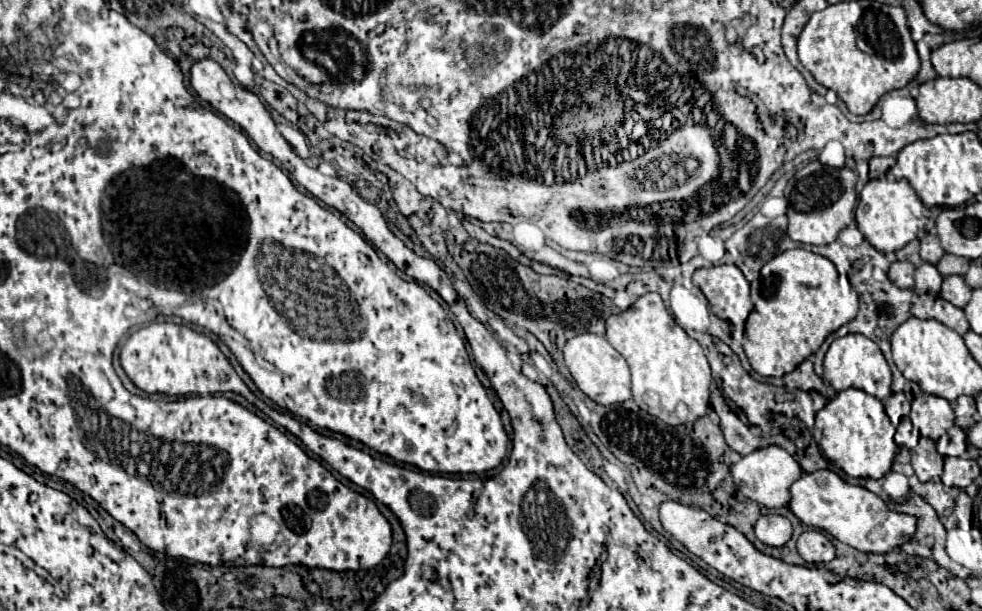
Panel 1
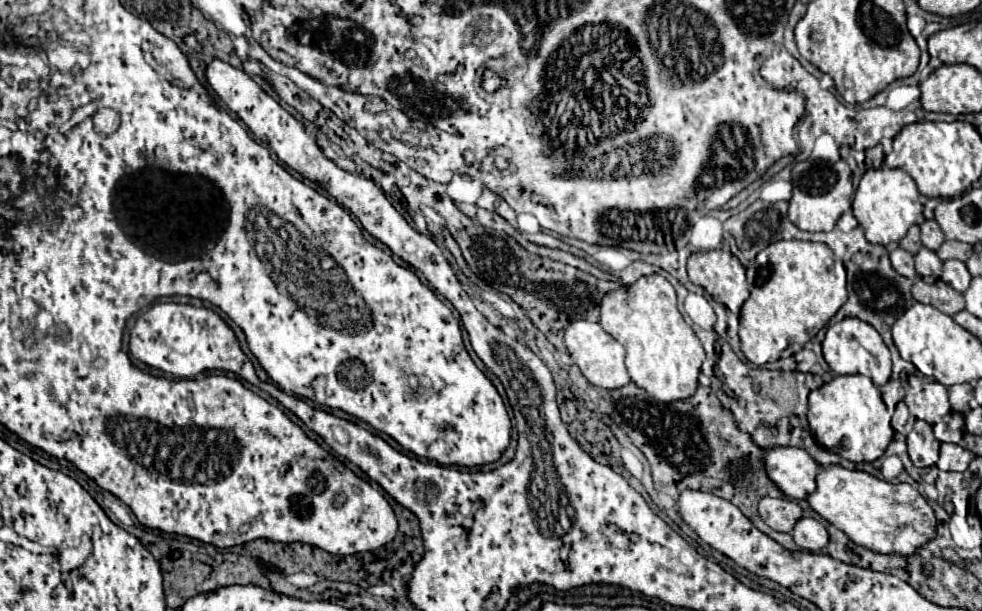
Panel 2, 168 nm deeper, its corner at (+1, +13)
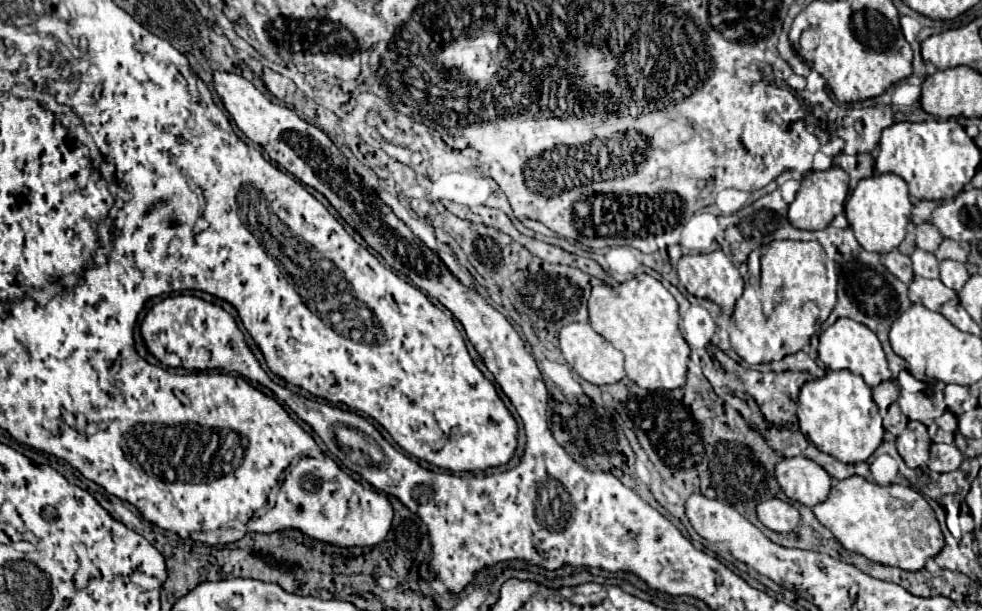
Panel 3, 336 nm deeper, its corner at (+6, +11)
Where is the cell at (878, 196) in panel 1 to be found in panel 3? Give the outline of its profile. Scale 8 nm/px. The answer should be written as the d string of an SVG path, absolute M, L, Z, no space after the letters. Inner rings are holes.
M875 174L859 180L857 188L853 190L853 194L845 204L845 214L849 214L847 220L855 232L857 242L867 252L879 252L879 254L891 252L901 244L907 232L905 228L911 220L911 210L913 204L909 198L907 184L897 174Z

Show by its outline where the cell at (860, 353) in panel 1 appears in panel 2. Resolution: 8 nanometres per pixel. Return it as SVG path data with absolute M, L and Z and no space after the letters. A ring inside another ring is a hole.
M844 318L842 322L830 326L822 342L822 352L834 374L864 374L872 378L876 386L884 386L892 374L888 346L868 322L862 322L858 318Z

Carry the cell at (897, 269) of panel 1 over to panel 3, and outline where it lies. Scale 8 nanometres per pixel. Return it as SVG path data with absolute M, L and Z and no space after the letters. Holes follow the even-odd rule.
M897 248L891 250L891 252L887 252L887 254L883 254L883 264L885 264L885 268L887 268L893 276L897 276L901 282L911 282L911 280L913 280L911 260L909 260L909 256L901 254Z

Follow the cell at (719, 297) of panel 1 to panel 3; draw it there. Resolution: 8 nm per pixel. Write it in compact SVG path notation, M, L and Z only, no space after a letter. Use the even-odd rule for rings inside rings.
M709 252L709 254L687 254L677 264L677 274L681 286L695 298L707 298L713 300L725 314L733 314L737 298L743 294L743 278L739 270L731 264L731 260L721 252Z

